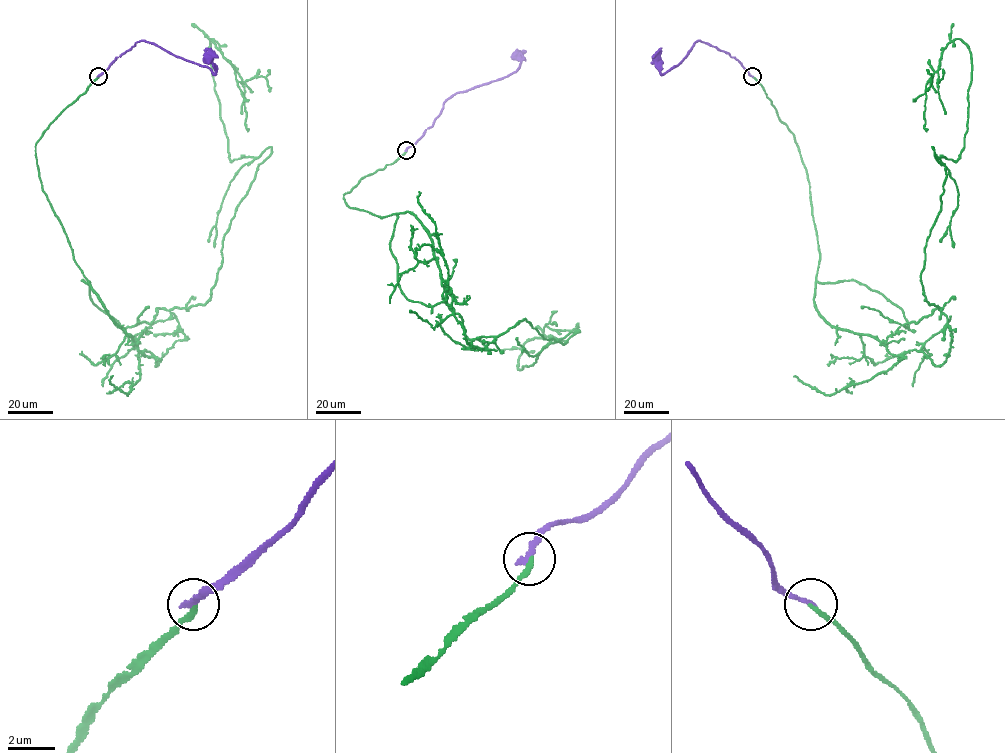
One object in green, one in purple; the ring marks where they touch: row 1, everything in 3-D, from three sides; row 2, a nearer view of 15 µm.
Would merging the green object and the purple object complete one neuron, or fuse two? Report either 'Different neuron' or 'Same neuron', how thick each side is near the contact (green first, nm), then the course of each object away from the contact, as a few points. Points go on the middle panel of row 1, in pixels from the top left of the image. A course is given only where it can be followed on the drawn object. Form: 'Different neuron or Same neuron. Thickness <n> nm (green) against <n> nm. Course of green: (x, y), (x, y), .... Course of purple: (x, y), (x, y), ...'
Different neuron. Thickness 190 nm (green) against 220 nm. Course of green: (406, 150), (343, 196), (397, 216), (401, 292), (469, 339), (580, 331), (518, 369), (557, 326). Course of purple: (406, 150), (431, 126), (448, 99), (457, 93), (508, 76), (522, 60), (521, 55), (517, 55)

